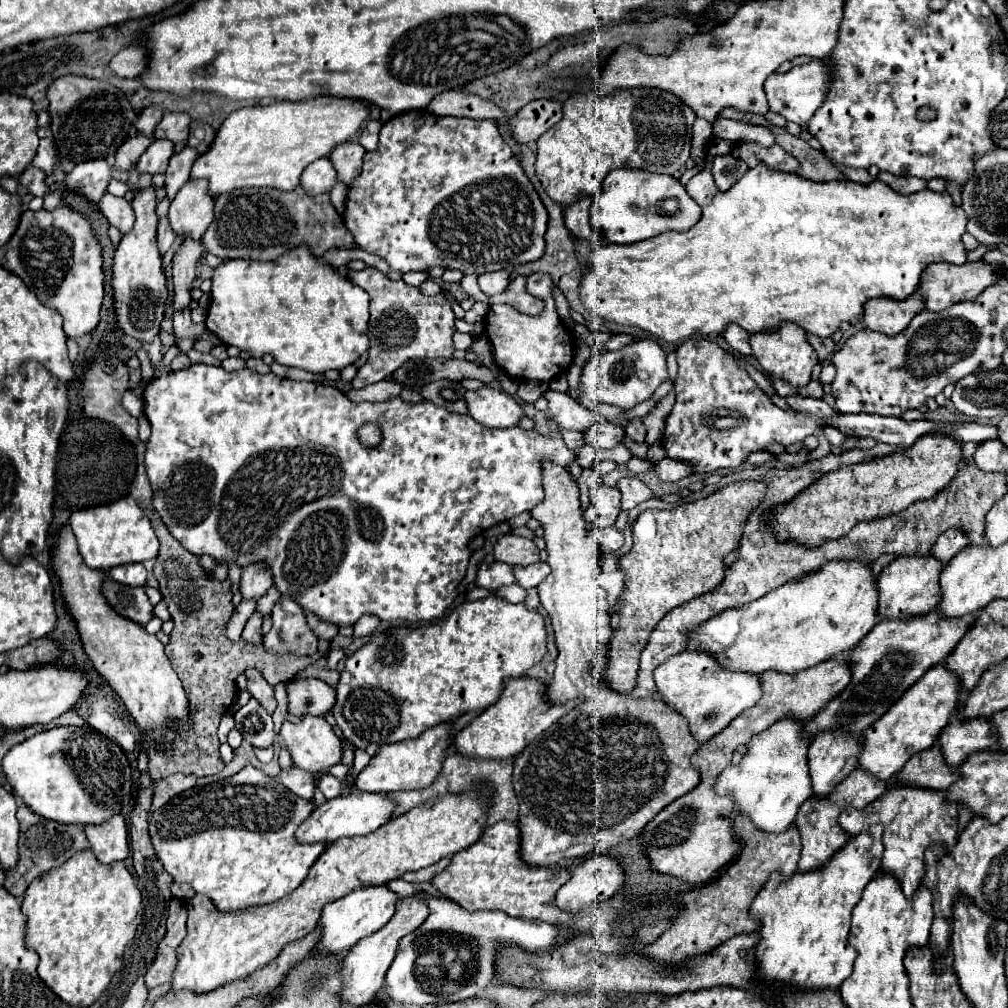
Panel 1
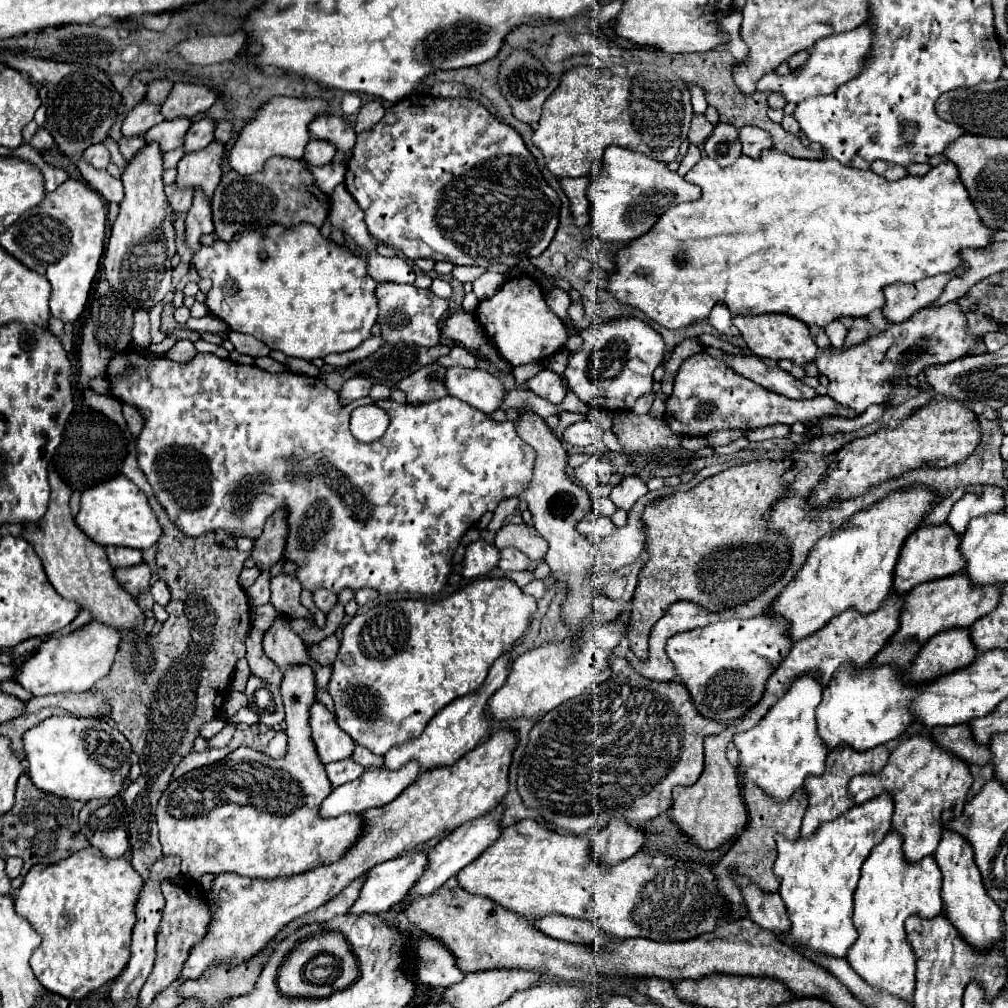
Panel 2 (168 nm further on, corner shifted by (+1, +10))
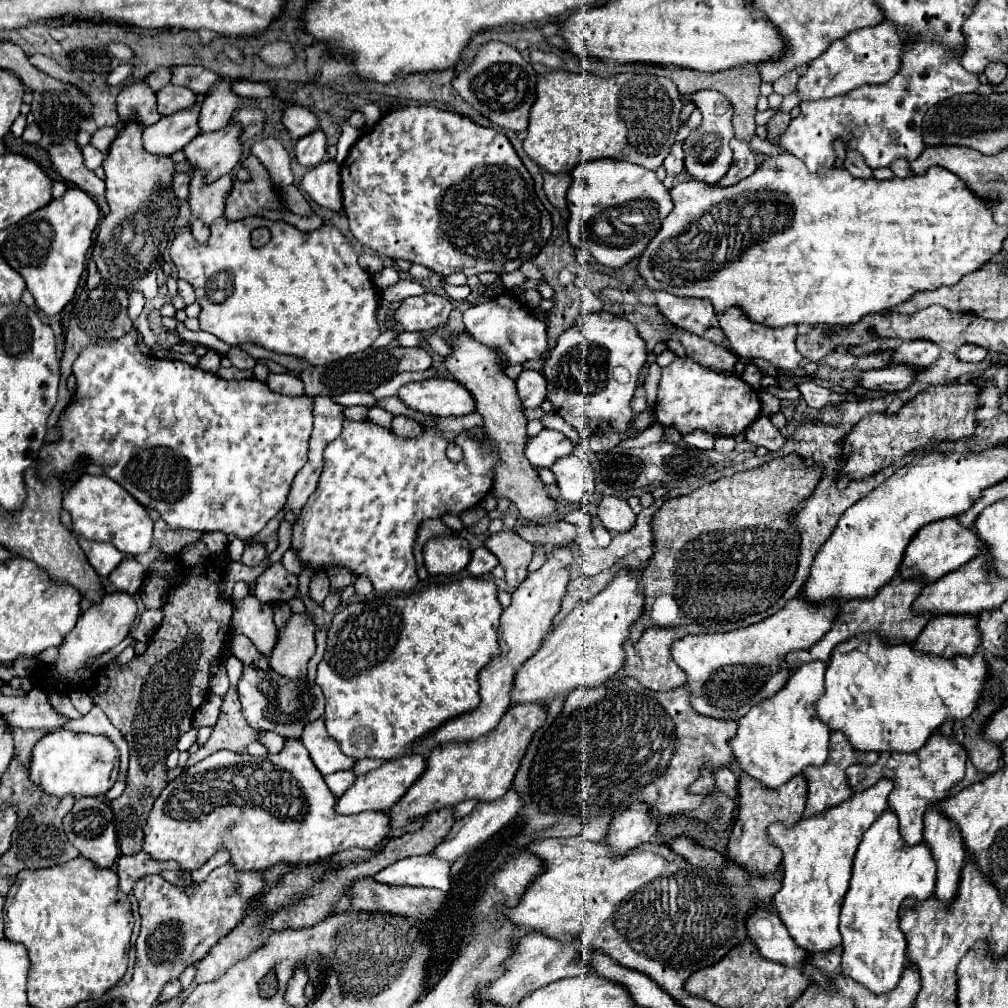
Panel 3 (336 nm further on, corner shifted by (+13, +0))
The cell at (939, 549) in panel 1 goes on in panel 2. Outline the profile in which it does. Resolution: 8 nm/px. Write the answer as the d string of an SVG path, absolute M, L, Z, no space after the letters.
M986 486L982 492L968 492L962 500L958 500L952 506L948 524L958 534L964 534L964 528L968 528L968 522L972 518L1002 510L1004 510L1004 490L998 486Z

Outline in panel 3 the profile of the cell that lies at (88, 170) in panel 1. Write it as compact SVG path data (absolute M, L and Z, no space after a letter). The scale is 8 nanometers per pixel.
M90 144L82 148L82 154L84 154L84 162L86 162L86 168L88 168L88 170L96 170L96 168L102 166L102 162L104 162L104 154L98 152L96 148L92 148Z

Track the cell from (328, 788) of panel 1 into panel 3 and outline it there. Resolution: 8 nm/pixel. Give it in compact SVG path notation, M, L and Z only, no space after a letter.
M352 770L334 772L334 774L324 776L324 782L326 782L328 790L330 790L334 796L344 794L344 790L348 790L348 786L352 786L352 782L354 782L354 780L356 780L356 776L354 776L354 772L352 772Z

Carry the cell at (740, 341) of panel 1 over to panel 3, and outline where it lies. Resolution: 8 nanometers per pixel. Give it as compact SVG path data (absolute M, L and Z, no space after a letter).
M654 292L658 310L680 330L688 330L700 338L712 340L716 344L724 342L724 332L718 326L718 316L710 302L700 302L692 298L672 298L672 294Z

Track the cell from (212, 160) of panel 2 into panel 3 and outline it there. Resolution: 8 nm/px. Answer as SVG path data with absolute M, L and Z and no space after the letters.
M226 126L216 134L196 136L188 146L184 146L184 154L192 166L192 172L202 170L208 184L228 174L238 164L242 154L238 134L238 126Z

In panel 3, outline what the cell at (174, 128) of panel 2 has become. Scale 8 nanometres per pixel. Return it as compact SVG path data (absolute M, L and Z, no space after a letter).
M192 106L192 110L182 110L180 114L170 114L168 118L160 118L156 124L144 128L144 148L150 154L162 154L162 156L170 156L170 154L182 150L192 138L198 136L198 130L196 130L198 114L200 114L200 106Z

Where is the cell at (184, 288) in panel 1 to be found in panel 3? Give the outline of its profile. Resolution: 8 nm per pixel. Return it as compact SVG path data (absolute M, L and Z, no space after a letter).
M192 174L188 194L192 218L202 220L204 224L212 224L216 218L220 218L220 214L224 212L224 194L228 192L228 186L232 186L230 174L218 178L216 182L212 182L212 186L204 184L204 178L200 178L200 174Z

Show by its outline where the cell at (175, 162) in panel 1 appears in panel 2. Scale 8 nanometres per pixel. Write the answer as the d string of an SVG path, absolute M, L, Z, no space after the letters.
M202 118L198 122L194 122L186 134L184 140L184 150L186 152L196 152L206 148L212 140L214 140L214 128L216 128L216 120L214 118Z

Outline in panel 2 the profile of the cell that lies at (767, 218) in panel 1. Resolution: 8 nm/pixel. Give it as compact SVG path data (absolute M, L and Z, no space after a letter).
M764 150L760 158L750 158L750 156L740 156L732 166L718 166L716 160L712 158L702 158L696 166L688 170L684 176L690 184L700 186L702 196L696 202L688 204L678 204L668 208L658 220L658 224L638 240L630 242L626 248L622 248L616 254L616 266L618 272L610 274L608 278L608 290L620 300L630 306L636 306L644 310L644 314L652 320L656 320L664 328L684 328L696 320L706 320L712 306L716 302L724 302L732 314L788 314L792 318L798 318L806 324L816 324L816 326L826 326L828 322L836 318L860 318L868 316L872 310L884 306L884 286L892 282L916 282L926 276L936 276L936 274L946 274L952 272L954 268L962 266L960 250L962 248L982 248L988 246L994 238L994 234L1000 228L988 228L982 218L978 216L976 208L972 206L972 200L960 180L958 168L952 162L942 162L924 176L906 176L896 182L890 182L872 170L856 170L850 166L844 166L830 156L820 158L820 160L806 160L806 158L794 158L778 150Z

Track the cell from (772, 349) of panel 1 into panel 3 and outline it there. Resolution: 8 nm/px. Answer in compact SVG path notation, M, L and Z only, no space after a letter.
M736 308L726 310L724 314L718 314L718 322L730 342L732 352L736 352L740 358L746 358L746 360L764 358L774 368L780 368L780 370L794 370L802 360L802 356L794 346L796 326L786 326L784 330L768 330L766 326L756 326L754 322L748 322L748 318L744 318L744 314L740 314L740 310Z

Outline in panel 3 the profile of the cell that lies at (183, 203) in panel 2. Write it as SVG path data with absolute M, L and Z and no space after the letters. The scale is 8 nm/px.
M178 172L172 180L172 192L176 194L176 198L186 198L188 196L188 186L190 186L190 178L192 174L190 172Z

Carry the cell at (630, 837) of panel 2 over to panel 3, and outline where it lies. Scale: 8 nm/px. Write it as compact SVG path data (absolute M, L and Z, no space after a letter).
M630 806L618 814L606 832L606 846L616 854L626 854L636 846L650 842L656 834L658 822L650 818L646 806Z

